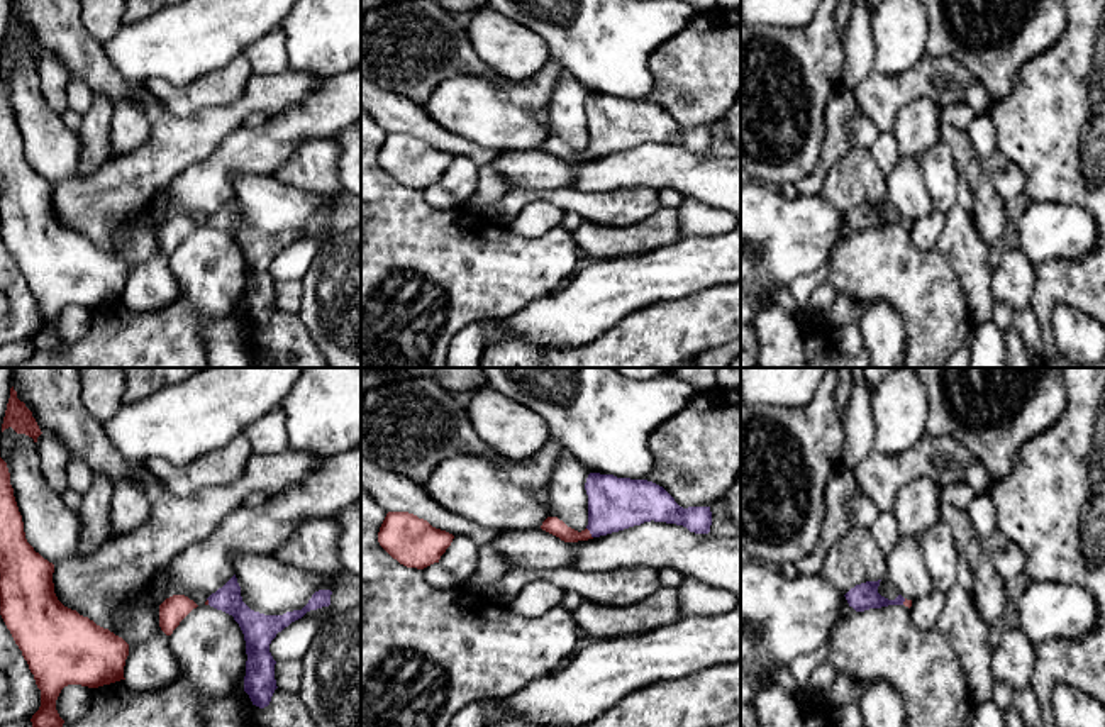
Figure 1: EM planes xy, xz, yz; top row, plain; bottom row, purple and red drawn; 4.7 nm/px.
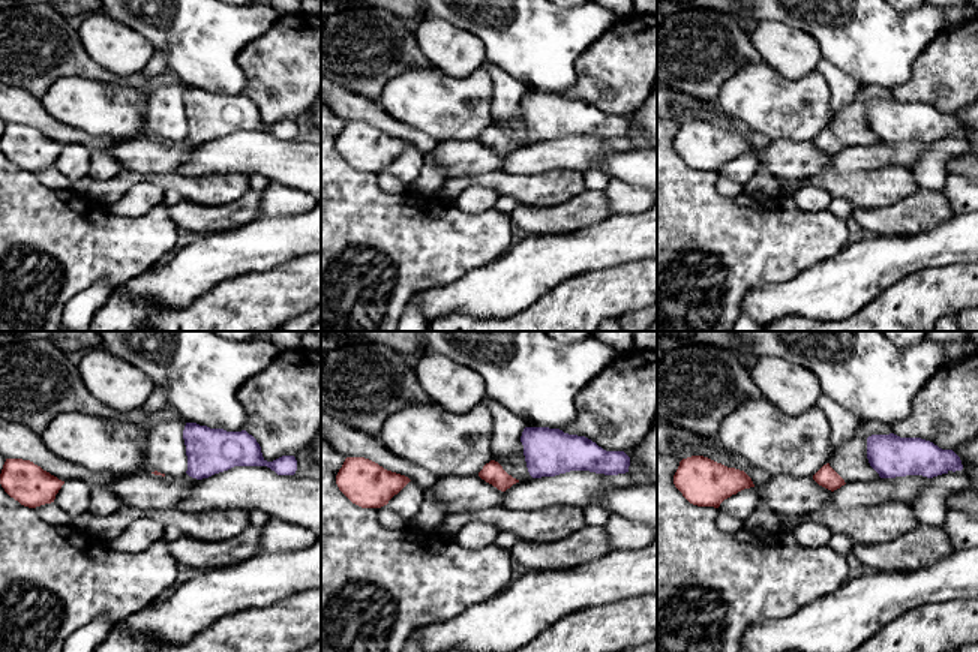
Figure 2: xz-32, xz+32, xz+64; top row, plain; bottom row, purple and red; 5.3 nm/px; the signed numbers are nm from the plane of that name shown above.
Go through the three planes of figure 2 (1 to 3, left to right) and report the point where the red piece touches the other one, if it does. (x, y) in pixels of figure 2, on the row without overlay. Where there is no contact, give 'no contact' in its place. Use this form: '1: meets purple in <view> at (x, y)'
1: no contact
2: no contact
3: no contact

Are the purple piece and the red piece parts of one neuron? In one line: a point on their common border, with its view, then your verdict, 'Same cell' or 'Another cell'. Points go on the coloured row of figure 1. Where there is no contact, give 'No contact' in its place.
Touches purple at xz (590, 532). Same cell

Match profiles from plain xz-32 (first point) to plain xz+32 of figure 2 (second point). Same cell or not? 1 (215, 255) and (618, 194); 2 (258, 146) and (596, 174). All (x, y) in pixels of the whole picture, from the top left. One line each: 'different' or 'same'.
1: different
2: different

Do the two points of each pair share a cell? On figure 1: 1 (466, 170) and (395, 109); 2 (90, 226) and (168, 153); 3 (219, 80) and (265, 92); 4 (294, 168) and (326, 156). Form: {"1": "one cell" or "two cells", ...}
{"1": "two cells", "2": "one cell", "3": "two cells", "4": "one cell"}

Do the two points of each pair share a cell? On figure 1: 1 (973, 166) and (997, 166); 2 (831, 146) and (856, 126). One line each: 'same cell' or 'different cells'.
1: different cells
2: different cells

